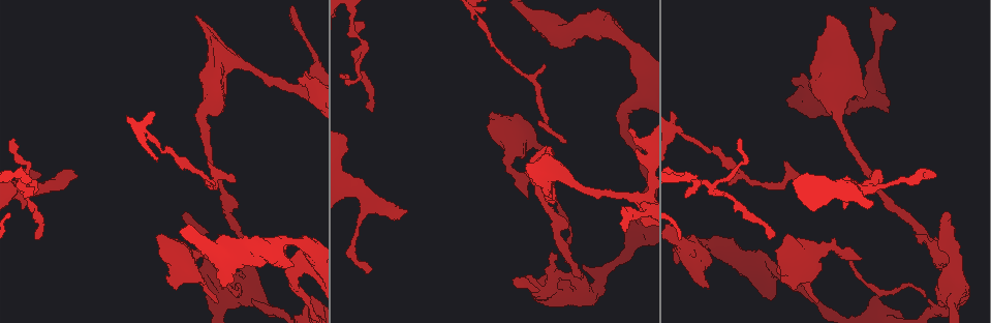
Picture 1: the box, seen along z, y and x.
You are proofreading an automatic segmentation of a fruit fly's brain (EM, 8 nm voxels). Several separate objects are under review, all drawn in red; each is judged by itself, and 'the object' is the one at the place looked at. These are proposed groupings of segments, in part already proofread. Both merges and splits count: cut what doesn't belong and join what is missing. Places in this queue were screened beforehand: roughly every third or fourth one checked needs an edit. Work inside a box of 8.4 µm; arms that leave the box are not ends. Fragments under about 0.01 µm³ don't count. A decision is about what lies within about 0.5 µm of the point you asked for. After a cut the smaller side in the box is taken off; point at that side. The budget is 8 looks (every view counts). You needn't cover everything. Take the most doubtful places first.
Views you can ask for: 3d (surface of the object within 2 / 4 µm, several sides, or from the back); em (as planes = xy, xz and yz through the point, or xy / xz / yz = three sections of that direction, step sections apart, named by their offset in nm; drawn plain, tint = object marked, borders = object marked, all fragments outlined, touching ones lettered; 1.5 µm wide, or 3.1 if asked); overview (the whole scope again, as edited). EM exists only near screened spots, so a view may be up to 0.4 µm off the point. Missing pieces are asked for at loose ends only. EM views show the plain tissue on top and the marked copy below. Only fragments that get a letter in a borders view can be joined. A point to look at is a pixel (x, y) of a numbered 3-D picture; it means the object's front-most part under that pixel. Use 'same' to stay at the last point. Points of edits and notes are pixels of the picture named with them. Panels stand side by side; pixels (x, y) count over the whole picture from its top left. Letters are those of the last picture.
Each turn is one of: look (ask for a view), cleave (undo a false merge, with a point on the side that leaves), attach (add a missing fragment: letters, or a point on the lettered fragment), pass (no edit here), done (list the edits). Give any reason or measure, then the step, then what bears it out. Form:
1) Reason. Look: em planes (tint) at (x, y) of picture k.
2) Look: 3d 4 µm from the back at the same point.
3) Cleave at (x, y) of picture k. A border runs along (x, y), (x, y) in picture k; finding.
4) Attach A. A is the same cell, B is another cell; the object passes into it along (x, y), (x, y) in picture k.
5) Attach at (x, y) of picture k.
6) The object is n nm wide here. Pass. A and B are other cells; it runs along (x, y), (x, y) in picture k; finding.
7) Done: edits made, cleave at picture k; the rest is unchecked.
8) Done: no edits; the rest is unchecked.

An open end. Look: em planes (borders) at (214, 182) of picture 1.

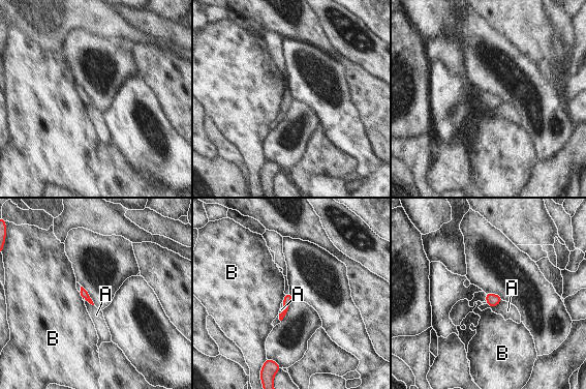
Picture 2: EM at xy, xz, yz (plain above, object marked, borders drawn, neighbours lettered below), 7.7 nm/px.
The longest contact is with A, 140 nm. Attach A. A is the same cell, B is another cell; the object passes into it along (493, 300), (494, 306), (507, 310) in picture 2; the neuron continues.

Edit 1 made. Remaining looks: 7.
Branch stops here. Look: 3d 2 µm at (41, 175) of picture 1.

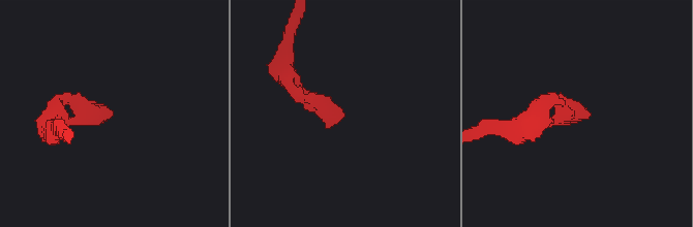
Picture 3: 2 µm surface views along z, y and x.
Look: em xy step 8 (tint) at (342, 119) of picture 3.

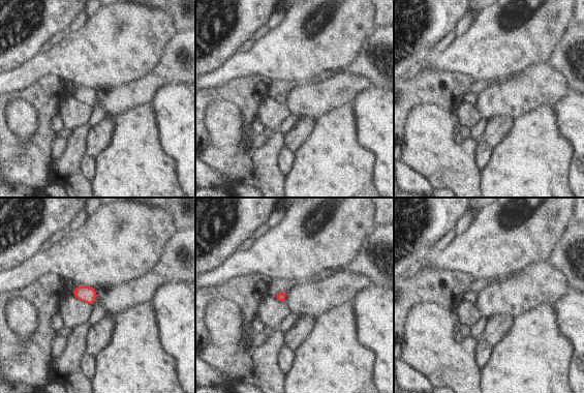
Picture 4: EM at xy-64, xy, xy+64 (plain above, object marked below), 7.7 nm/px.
Another direction. Look: em planes (borders) at the same point.

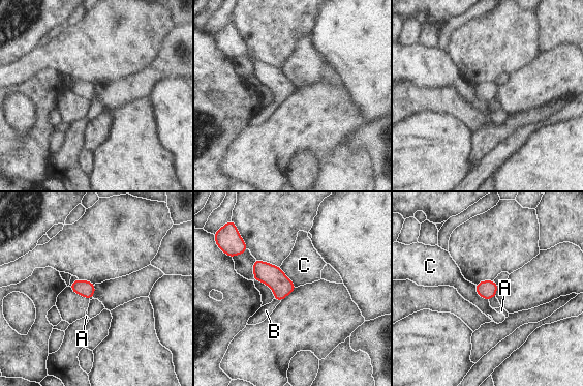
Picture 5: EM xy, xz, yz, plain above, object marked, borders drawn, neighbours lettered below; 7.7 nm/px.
Attach B. B is the same cell, A and C are other cells; the object passes into it along (273, 276), (277, 300), (266, 310) in picture 5; the neuron continues.

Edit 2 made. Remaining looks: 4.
Look: overview.

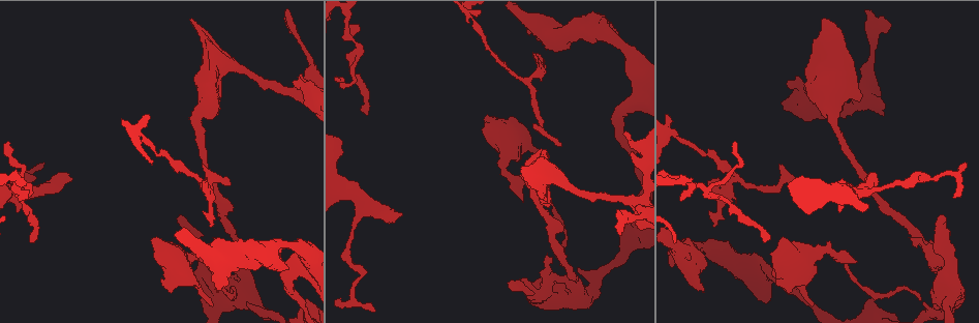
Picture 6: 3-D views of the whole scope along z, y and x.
Sudden change in width. Look: 3d 2 µm at (549, 284) of picture 6.

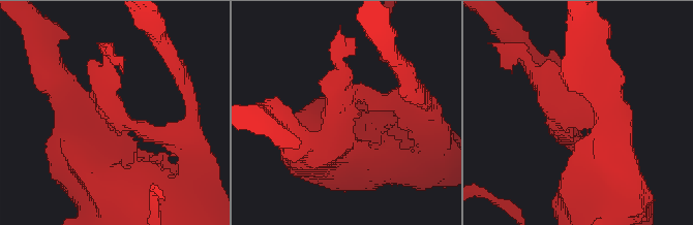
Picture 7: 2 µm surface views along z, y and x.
Need the tissue. Look: em xz step 8 (tint) at (573, 111) of picture 7.

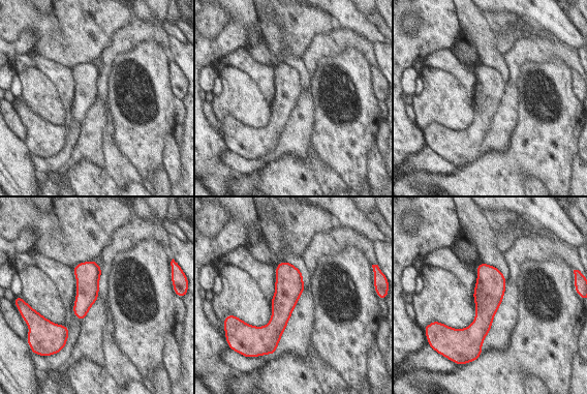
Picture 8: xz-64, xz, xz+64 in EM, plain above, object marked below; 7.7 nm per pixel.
Cut it another way. Look: em planes (borders) at the same point.

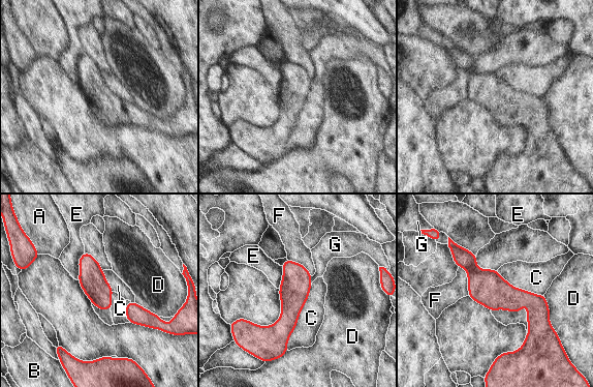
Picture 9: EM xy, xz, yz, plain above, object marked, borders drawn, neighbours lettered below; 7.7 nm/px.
Pass. A, B, C, D, E, F and G are other cells; continuous, no second neuron.

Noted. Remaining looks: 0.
Done: edits made, attach at picture 2, attach at picture 5; the rest is unchecked.

